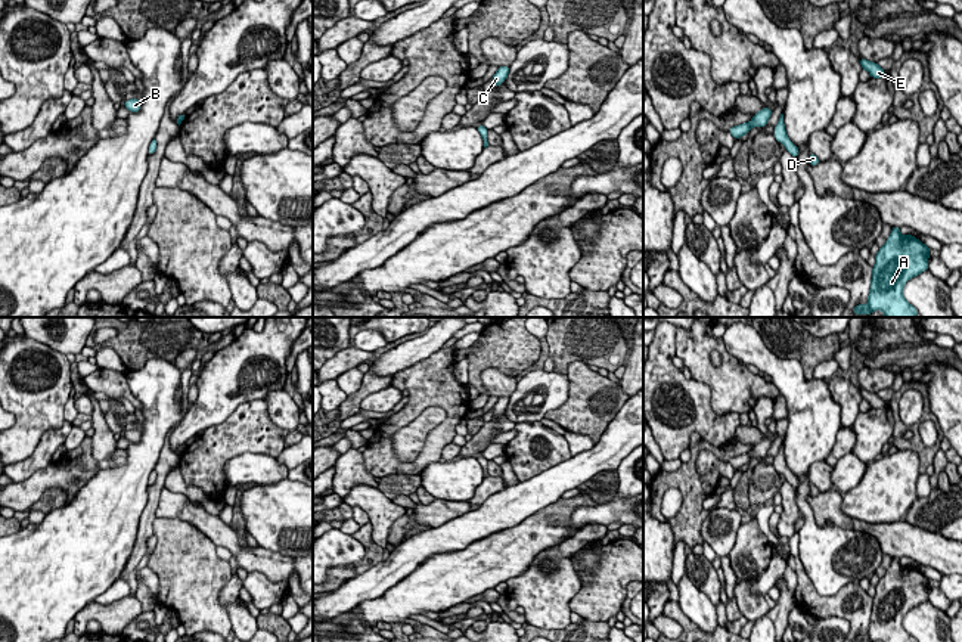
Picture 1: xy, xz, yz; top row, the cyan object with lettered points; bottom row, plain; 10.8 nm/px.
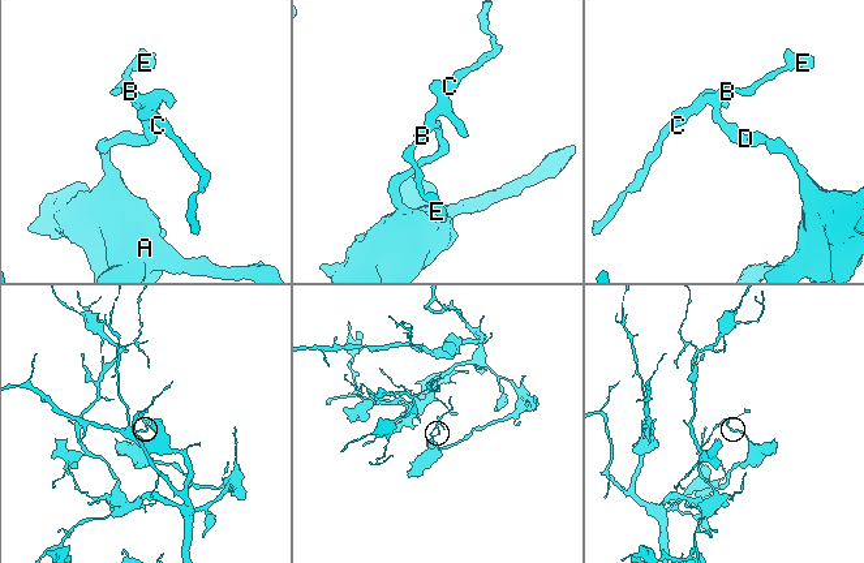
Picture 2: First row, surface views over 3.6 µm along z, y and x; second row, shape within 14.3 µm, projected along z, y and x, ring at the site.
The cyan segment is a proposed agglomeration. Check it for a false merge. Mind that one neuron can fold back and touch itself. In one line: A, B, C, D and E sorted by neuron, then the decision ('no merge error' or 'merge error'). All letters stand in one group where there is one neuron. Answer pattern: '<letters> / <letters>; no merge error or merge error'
A B C D E; no merge error

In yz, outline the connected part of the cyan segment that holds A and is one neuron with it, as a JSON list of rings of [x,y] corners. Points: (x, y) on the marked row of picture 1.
[[[893,226],[890,238],[875,255],[868,304],[857,304],[854,314],[881,310],[885,317],[916,317],[918,310],[903,297],[904,283],[928,269],[930,248],[912,235],[903,236]]]

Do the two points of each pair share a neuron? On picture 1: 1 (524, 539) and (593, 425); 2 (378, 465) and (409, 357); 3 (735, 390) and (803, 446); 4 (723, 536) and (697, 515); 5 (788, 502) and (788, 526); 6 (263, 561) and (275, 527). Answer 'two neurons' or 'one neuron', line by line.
1: two neurons
2: two neurons
3: two neurons
4: two neurons
5: one neuron
6: two neurons

